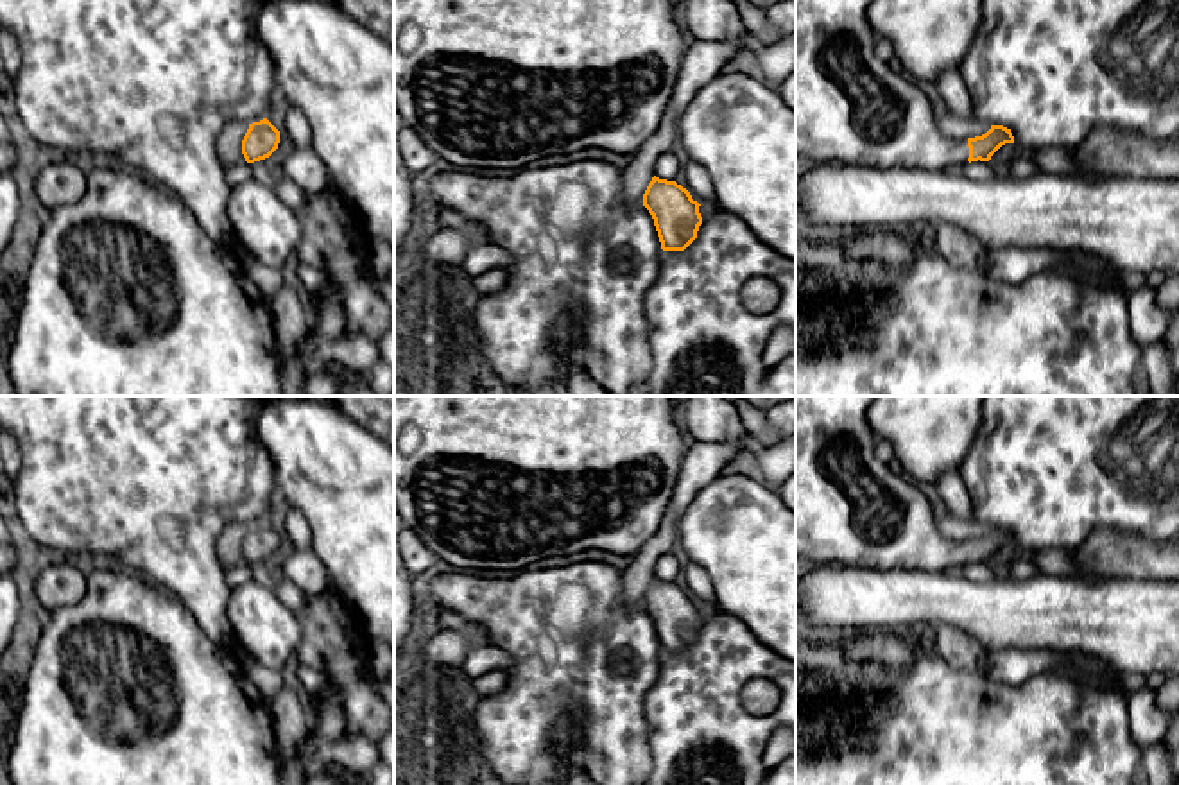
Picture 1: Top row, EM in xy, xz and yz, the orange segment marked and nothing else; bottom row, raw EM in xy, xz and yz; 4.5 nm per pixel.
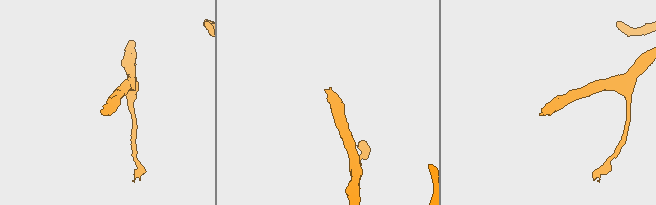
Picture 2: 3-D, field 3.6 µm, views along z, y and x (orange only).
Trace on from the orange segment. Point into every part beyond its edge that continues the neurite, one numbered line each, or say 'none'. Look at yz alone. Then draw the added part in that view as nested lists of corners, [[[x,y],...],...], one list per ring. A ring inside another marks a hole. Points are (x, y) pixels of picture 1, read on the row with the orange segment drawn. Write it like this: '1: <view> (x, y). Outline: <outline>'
1: yz (896, 126). Outline: [[[796,0],[796,163],[858,163],[873,168],[917,168],[917,170],[959,170],[969,158],[968,138],[951,140],[939,131],[937,116],[923,86],[905,72],[894,72],[874,52],[876,36],[867,22],[867,7],[873,0]]]

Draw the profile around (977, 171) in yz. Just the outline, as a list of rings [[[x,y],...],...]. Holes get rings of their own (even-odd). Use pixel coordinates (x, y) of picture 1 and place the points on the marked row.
[[[971,161],[959,168],[962,176],[971,181],[989,181],[996,179],[994,170],[991,168],[989,161]]]

